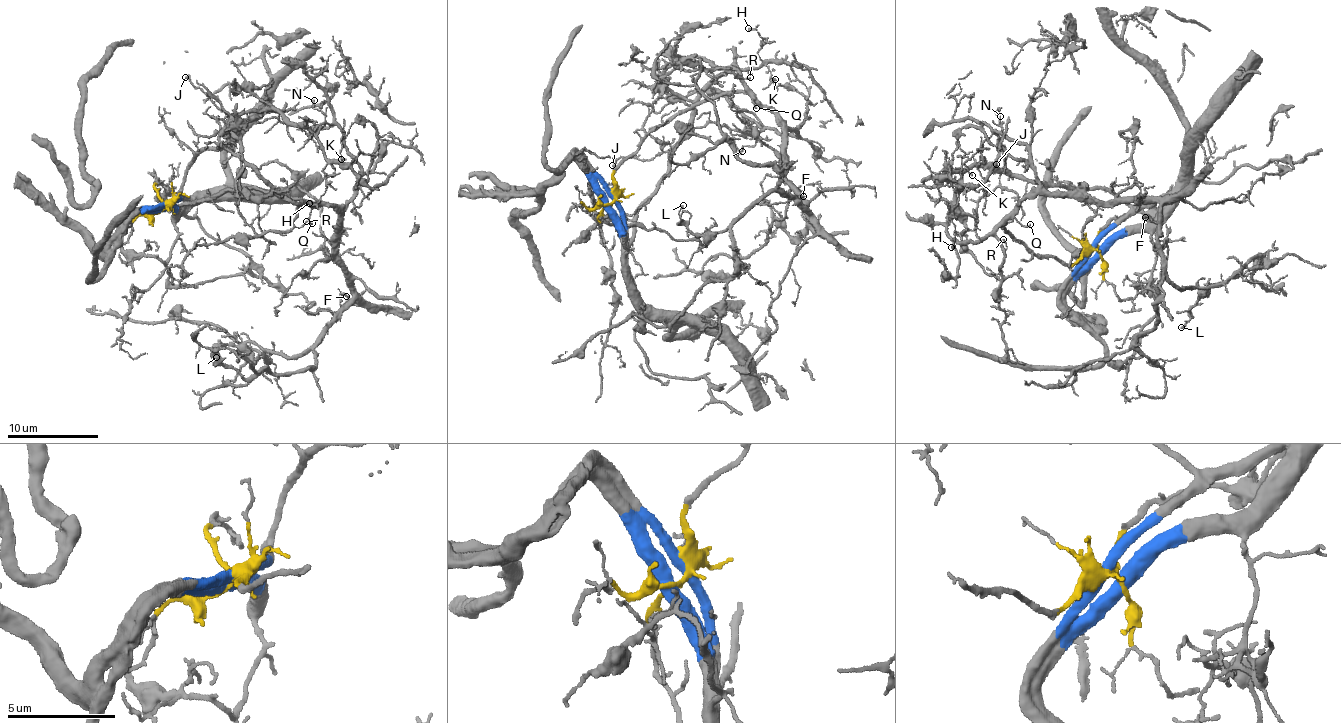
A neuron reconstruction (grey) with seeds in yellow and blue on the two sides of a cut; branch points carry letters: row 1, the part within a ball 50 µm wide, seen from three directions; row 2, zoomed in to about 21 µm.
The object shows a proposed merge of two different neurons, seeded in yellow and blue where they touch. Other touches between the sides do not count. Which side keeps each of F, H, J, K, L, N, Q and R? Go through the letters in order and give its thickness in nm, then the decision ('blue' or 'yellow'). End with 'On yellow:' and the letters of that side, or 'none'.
F: calibre 160 nm; yellow
H: calibre 120 nm; blue
J: calibre 200 nm; blue
K: calibre 110 nm; yellow
L: calibre 110 nm; yellow
N: calibre 130 nm; yellow
Q: calibre 110 nm; yellow
R: calibre 100 nm; yellow
On yellow: F, K, L, N, Q, R

